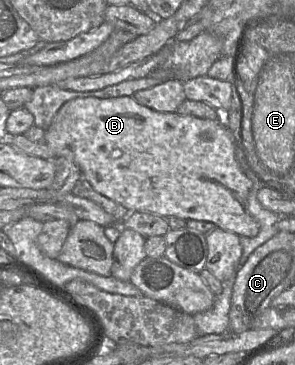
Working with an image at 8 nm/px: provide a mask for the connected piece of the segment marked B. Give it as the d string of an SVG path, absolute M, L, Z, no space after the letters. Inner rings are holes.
M133 96L74 98L65 102L57 111L45 130L44 141L56 157L65 157L74 162L95 191L130 212L208 221L240 237L253 237L260 230L259 222L247 208L252 181L242 171L235 156L236 142L224 119L158 112L140 104Z

